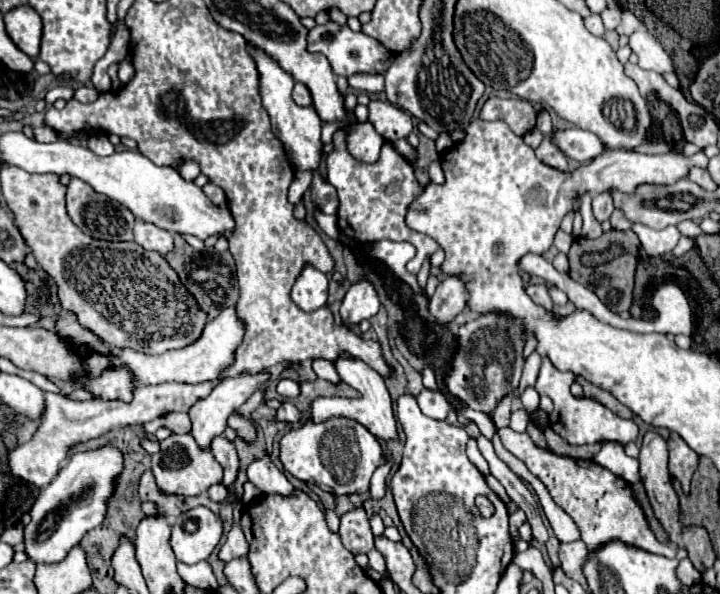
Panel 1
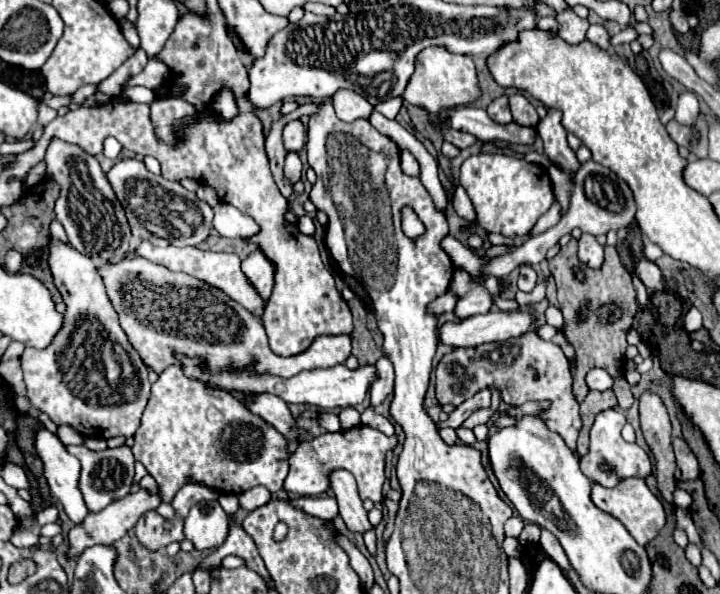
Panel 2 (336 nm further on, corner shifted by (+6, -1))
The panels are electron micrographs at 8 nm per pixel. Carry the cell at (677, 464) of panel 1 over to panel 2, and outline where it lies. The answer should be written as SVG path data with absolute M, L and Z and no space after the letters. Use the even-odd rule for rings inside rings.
M674 439L674 453L676 453L676 463L678 463L676 479L680 479L680 481L698 479L700 477L698 461L684 439Z

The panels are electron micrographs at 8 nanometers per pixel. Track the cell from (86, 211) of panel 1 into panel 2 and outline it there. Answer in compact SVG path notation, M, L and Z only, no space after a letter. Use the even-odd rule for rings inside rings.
M52 139L46 157L48 177L60 183L60 199L56 201L56 219L68 233L72 247L92 259L114 261L126 255L130 249L130 227L124 209L112 191L96 157L88 155L84 149L64 143L62 139Z

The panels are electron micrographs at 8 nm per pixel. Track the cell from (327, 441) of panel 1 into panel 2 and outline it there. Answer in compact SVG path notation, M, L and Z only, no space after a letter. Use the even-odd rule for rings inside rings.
M358 425L344 433L326 433L316 439L304 441L298 445L296 453L290 455L290 473L284 479L284 489L298 497L316 497L322 495L328 487L328 473L336 469L348 469L356 481L362 499L382 501L382 485L384 485L384 457L390 449L398 445L398 437L386 437L382 431Z

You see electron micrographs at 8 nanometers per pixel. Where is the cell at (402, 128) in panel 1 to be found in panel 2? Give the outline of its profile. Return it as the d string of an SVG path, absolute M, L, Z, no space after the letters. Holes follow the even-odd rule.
M340 89L336 91L336 95L332 97L332 105L336 109L336 115L342 121L354 121L354 119L368 119L372 113L372 105L358 95L356 91L348 91L348 89Z

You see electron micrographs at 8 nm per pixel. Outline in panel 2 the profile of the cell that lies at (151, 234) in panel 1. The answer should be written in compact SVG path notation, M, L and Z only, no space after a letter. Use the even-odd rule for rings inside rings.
M142 241L136 247L140 257L146 257L152 263L160 263L164 267L168 267L170 271L184 271L200 281L206 281L208 285L222 289L232 301L240 303L244 309L248 309L254 317L262 319L262 311L266 307L266 301L260 299L260 293L252 287L252 283L248 283L248 277L242 273L240 269L240 257L236 253L216 253L216 251L202 251L198 247L156 247L148 241Z

